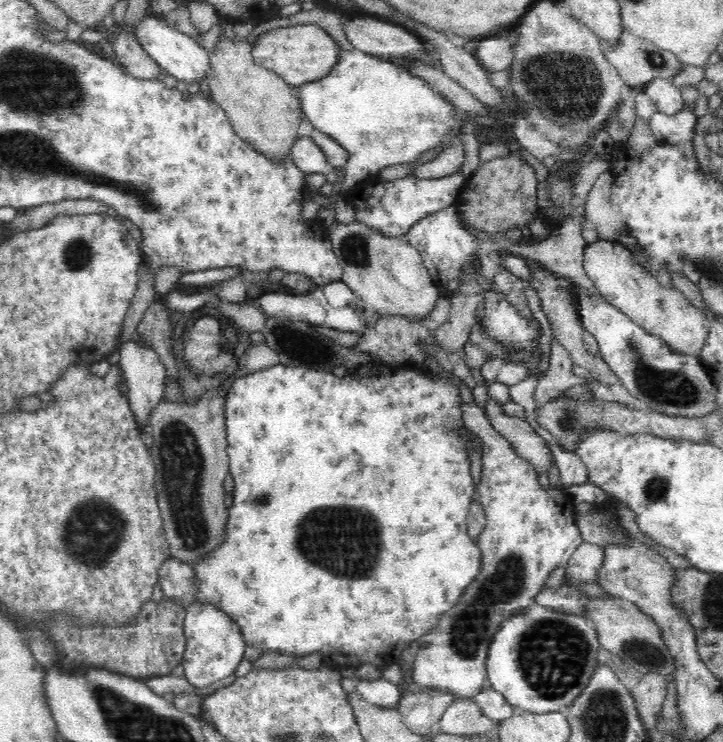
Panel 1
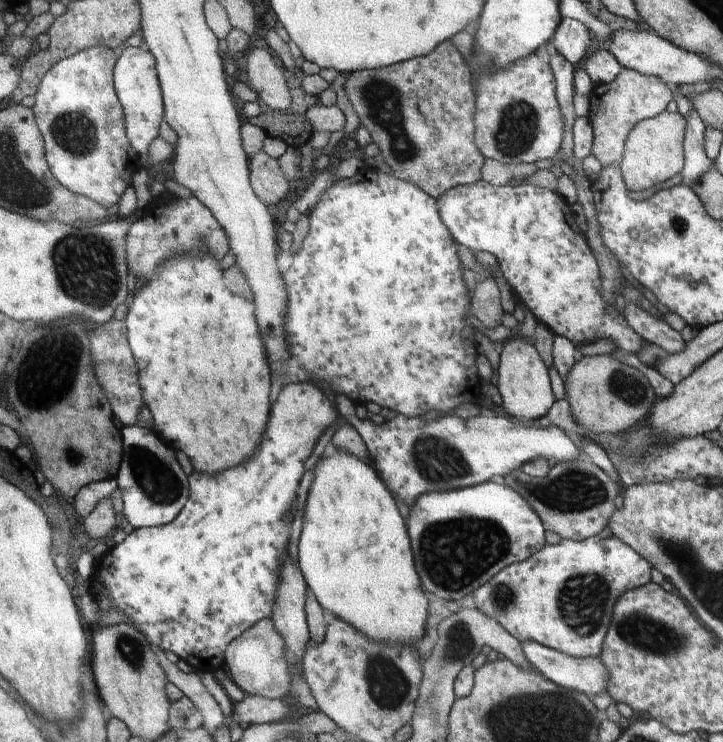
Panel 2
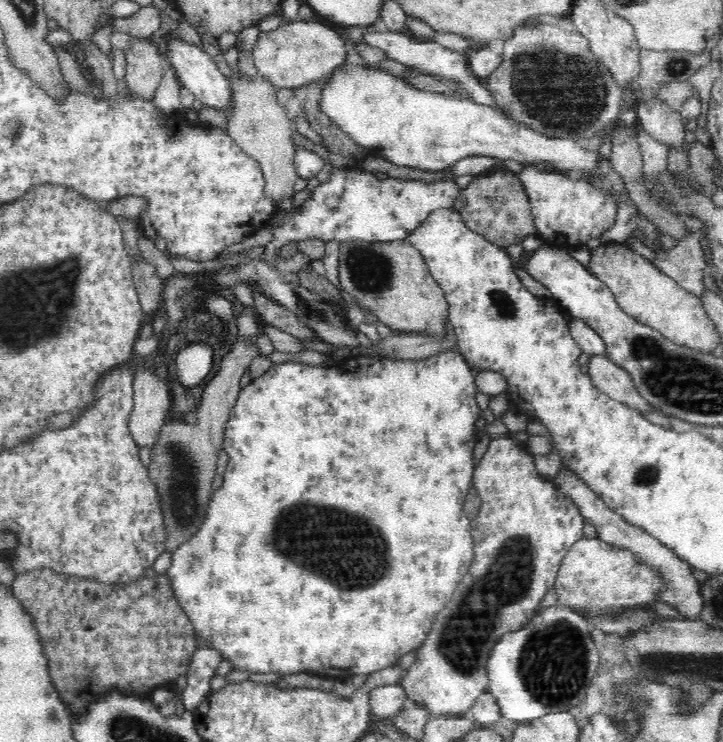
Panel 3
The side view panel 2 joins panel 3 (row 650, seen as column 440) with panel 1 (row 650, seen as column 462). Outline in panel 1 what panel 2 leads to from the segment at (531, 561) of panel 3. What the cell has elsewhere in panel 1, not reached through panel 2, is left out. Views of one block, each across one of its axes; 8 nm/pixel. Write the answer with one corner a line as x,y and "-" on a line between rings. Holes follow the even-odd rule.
460,399
460,409
463,410
465,426
484,440
484,450
481,452
482,478
476,492
476,500
484,507
487,516
486,526
477,542
482,554
481,571
466,587
456,606
441,615
439,623
428,634
419,638
421,648
416,655
412,679
418,687
443,689
454,697
474,697
487,686
485,663
492,636
500,630
504,621
504,608
506,618
510,618
534,603
534,598
545,586
544,580
548,578
548,574
556,566
567,566
578,545
583,543
583,537
574,521
567,489
543,490
534,467
527,459
520,458
515,453
508,439
490,424
482,408
475,402
468,403

